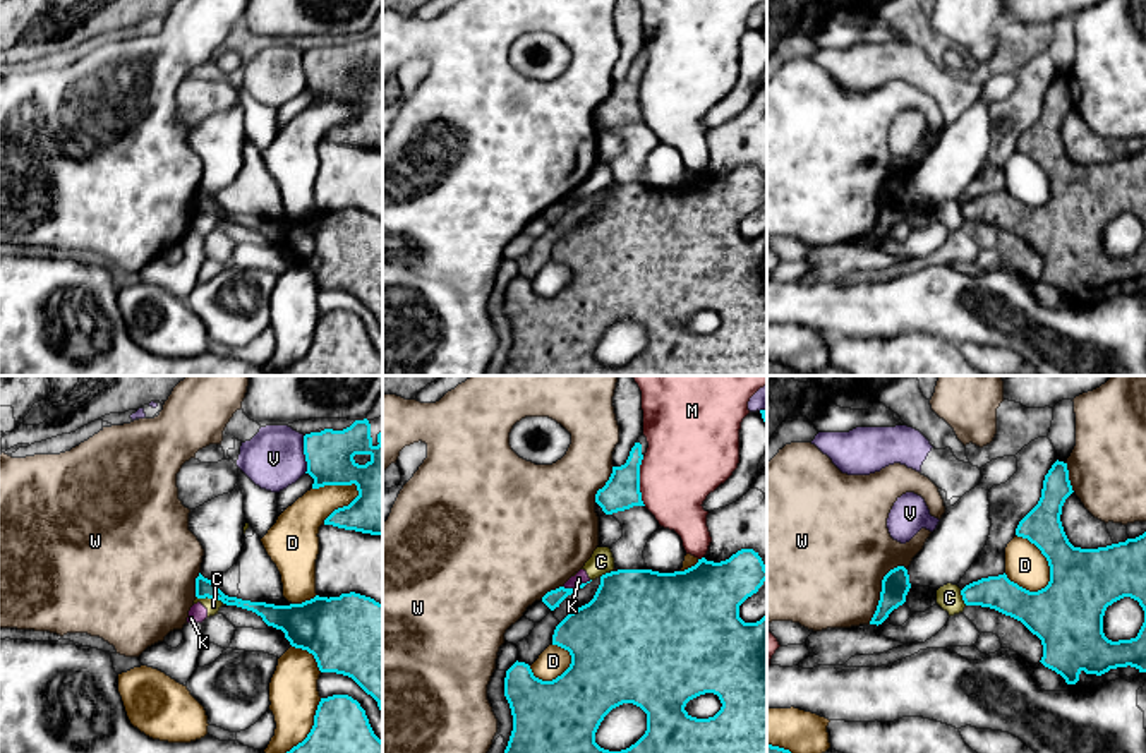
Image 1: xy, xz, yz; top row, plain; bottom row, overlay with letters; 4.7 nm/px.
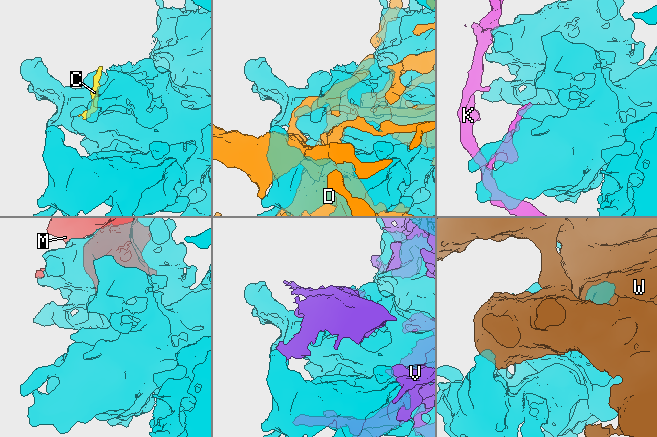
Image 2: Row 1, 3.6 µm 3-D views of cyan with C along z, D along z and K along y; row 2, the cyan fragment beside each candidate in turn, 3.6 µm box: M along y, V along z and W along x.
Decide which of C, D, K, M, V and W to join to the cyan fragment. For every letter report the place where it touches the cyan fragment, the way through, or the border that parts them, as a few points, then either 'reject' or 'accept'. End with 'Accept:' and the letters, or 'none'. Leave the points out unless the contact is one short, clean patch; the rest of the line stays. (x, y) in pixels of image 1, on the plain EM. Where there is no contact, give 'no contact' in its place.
C: xy (210, 213) | along xy (196, 211), (218, 215), (223, 220) | reject
D: yz (1047, 175) | reject
K: xz (577, 201) | reject
M: xz (639, 96) | reject
V: xy (304, 69) | reject
W: yz (882, 206) | reject
Accept: none

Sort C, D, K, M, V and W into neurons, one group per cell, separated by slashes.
C K / D / M / V / W

